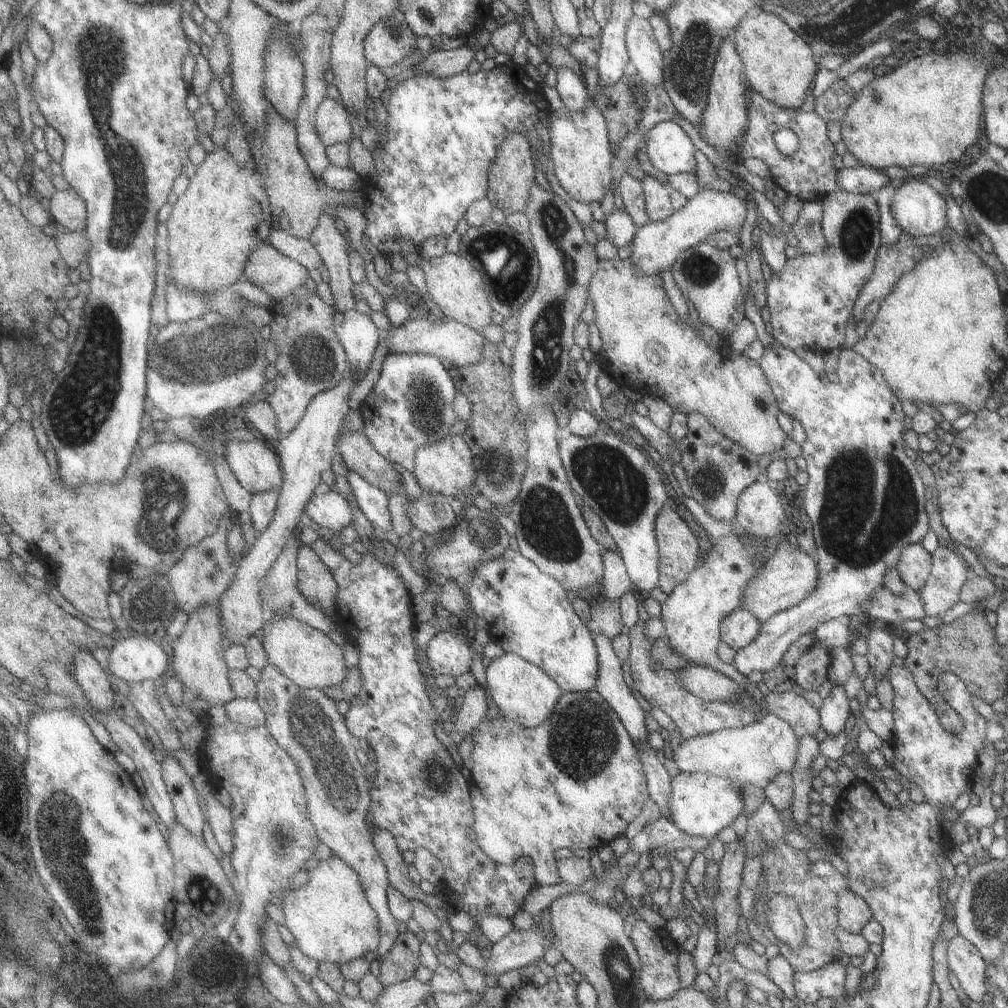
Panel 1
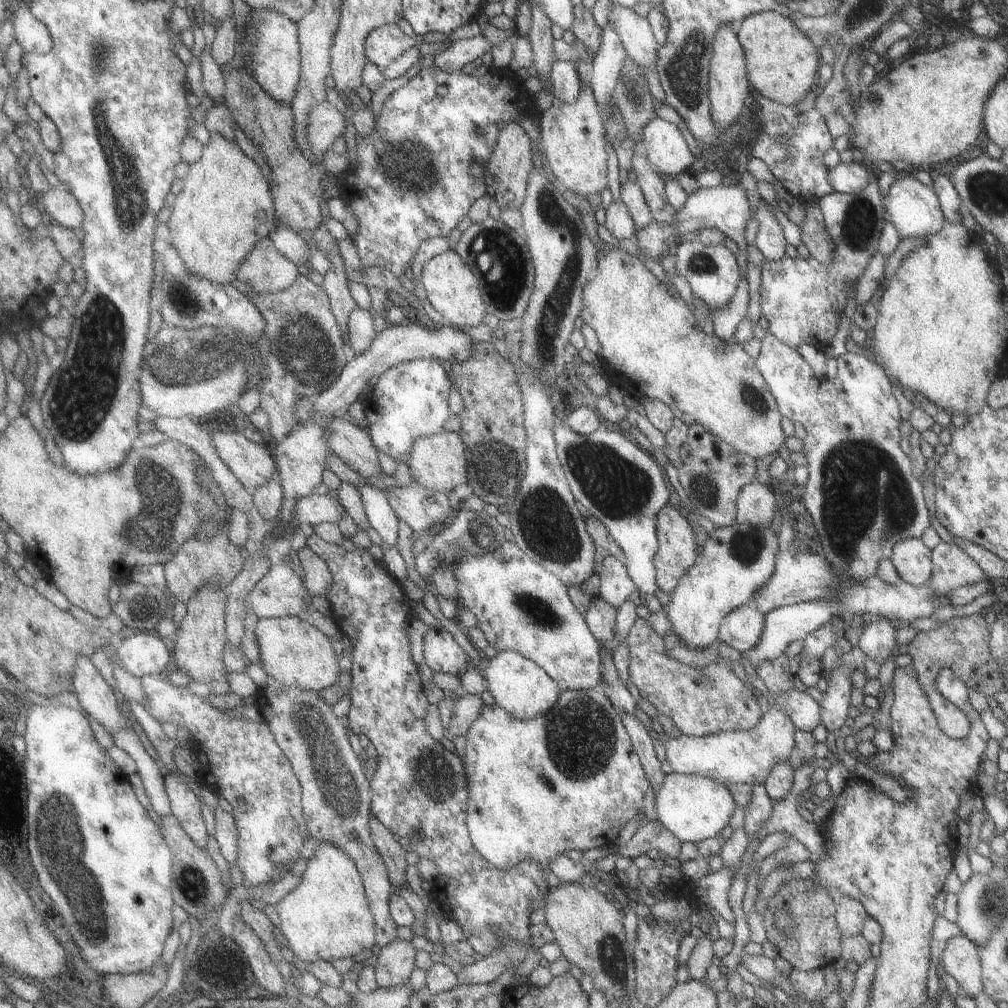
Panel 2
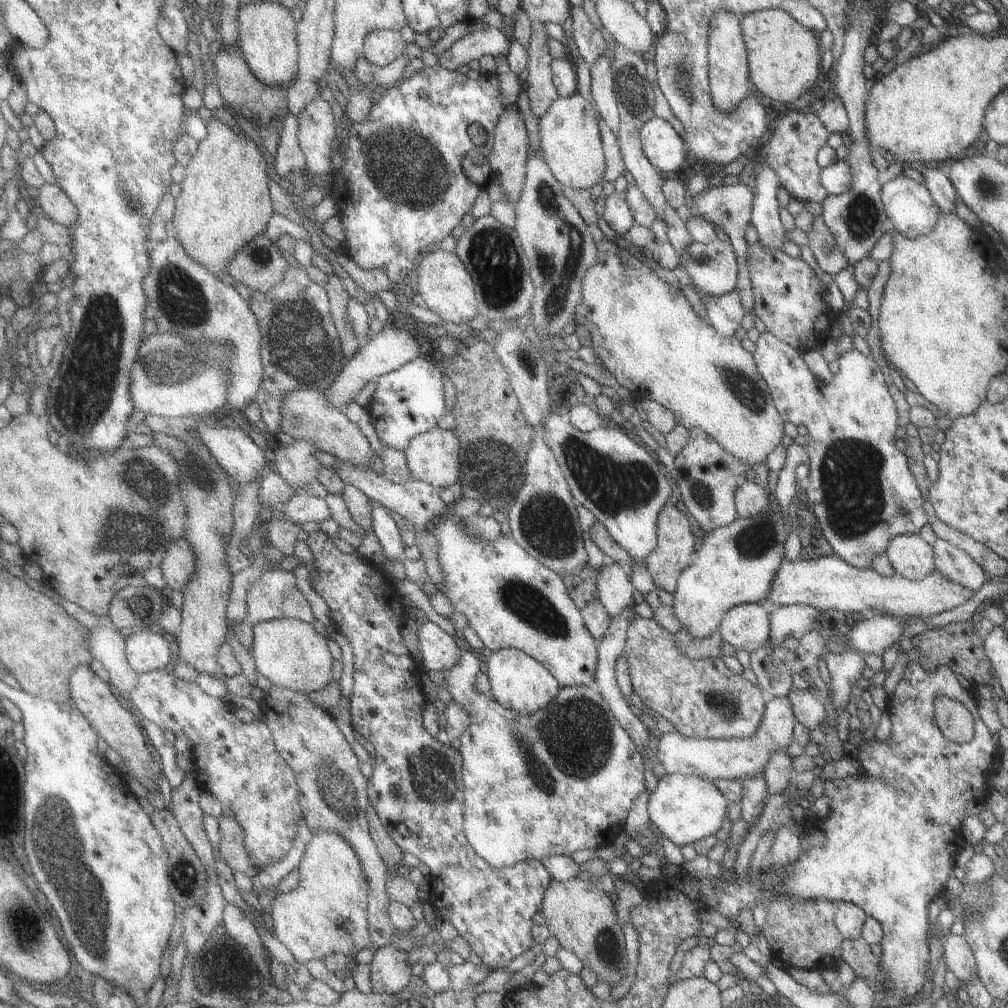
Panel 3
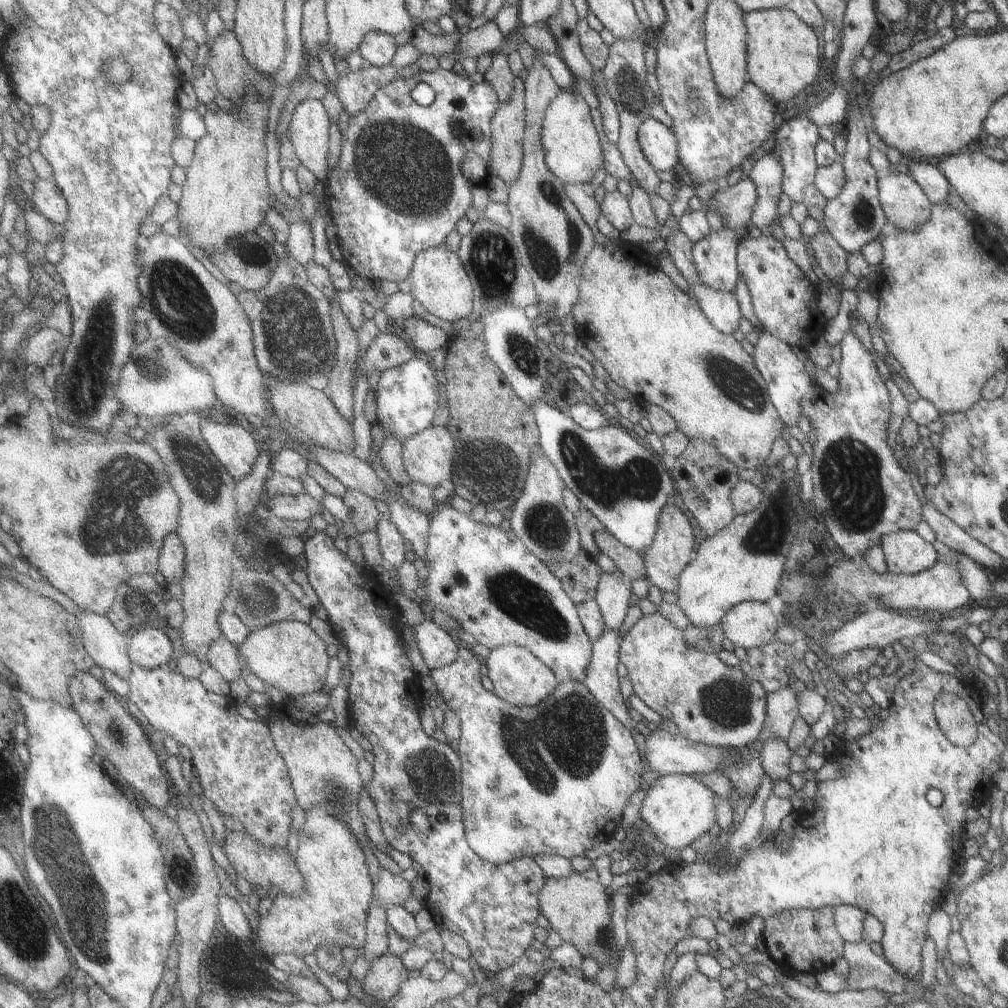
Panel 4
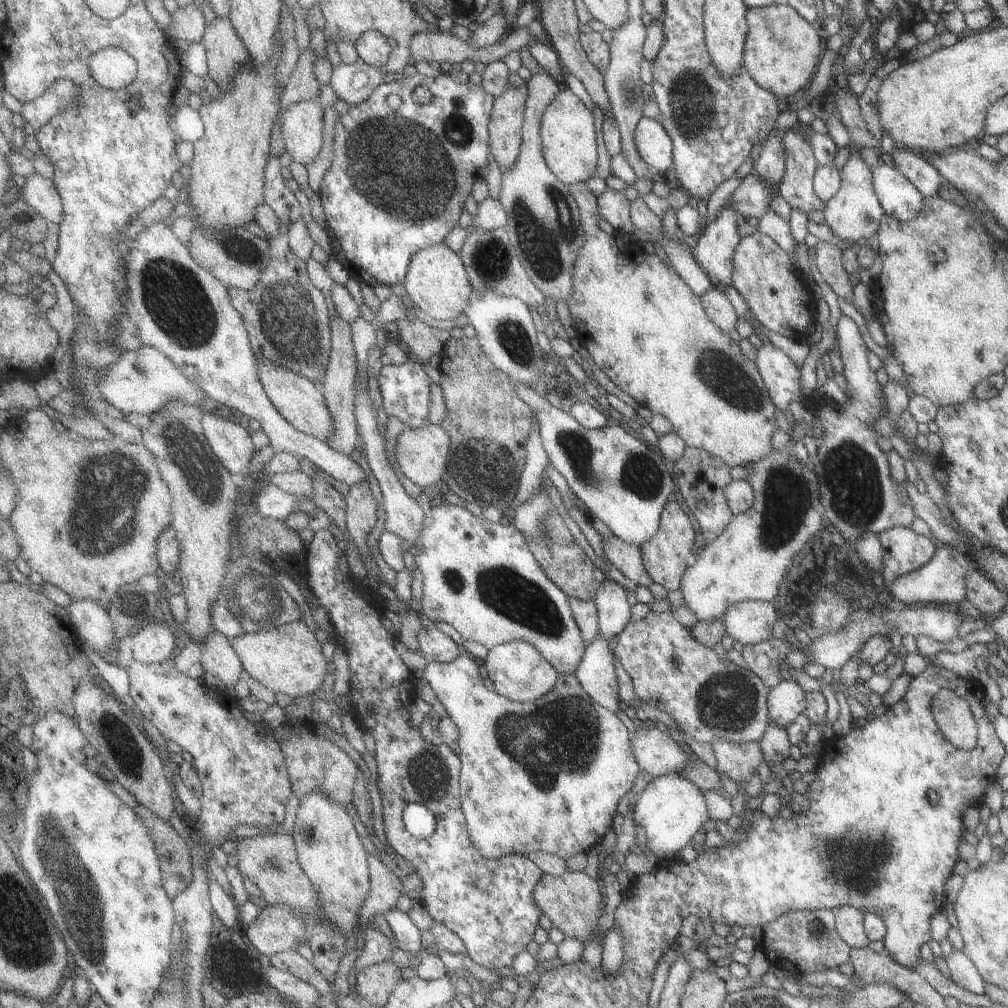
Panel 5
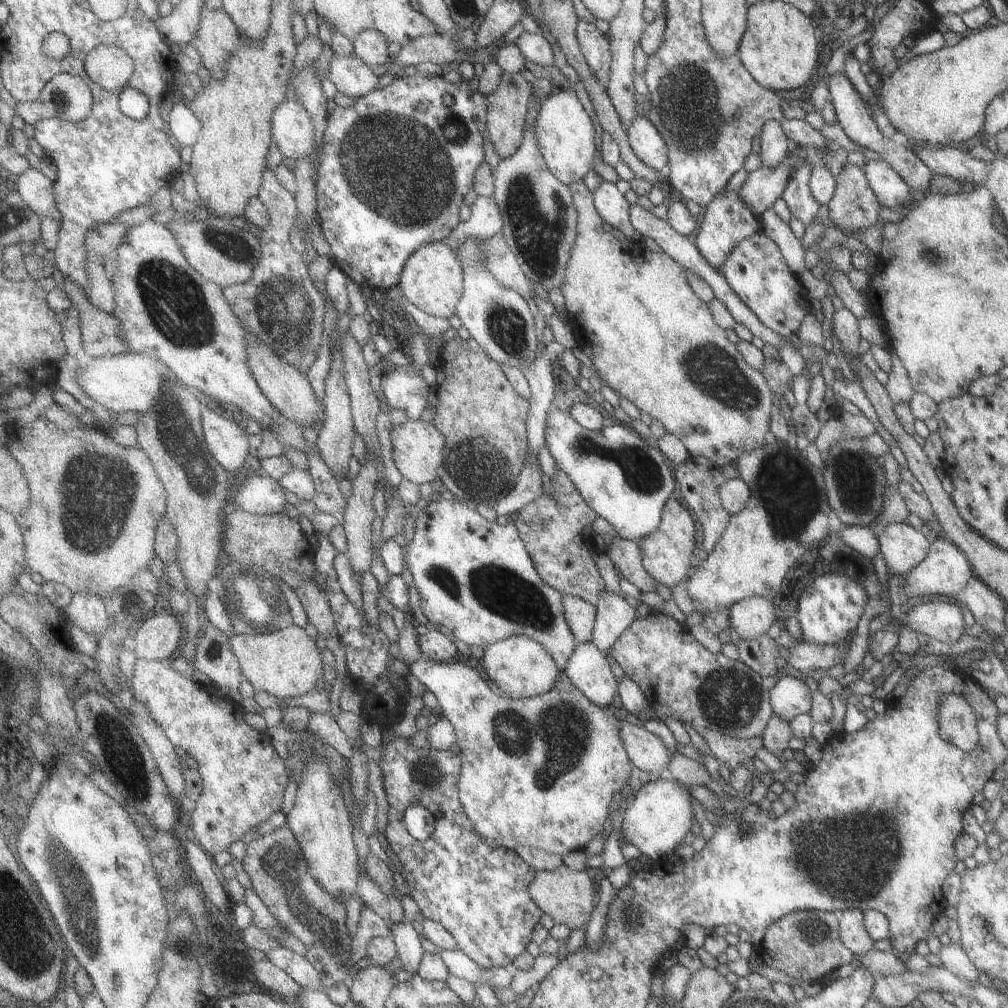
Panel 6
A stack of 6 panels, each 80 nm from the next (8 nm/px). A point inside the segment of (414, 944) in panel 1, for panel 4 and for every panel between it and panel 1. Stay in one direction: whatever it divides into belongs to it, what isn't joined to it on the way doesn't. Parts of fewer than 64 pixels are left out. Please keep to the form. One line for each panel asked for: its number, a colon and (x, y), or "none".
2: (395, 963)
3: (390, 970)
4: (387, 974)

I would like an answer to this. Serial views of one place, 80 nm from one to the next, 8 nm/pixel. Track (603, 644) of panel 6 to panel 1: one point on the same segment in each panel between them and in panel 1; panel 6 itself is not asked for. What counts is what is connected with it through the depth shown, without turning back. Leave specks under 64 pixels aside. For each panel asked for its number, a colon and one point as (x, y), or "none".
1: (614, 583)
2: (615, 587)
3: (614, 591)
4: (612, 595)
5: (612, 610)

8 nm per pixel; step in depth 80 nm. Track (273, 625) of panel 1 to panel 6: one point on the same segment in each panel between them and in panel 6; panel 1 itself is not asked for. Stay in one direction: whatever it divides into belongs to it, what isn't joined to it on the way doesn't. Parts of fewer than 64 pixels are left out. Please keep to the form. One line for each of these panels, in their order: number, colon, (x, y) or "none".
2: (293, 651)
3: (289, 652)
4: (289, 655)
5: (287, 659)
6: (287, 663)

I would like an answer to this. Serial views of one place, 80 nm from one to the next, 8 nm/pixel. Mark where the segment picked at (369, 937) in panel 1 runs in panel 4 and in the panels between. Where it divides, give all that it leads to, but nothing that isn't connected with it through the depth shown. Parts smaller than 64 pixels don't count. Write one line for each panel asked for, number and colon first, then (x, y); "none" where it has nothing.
2: (327, 916)
3: (327, 912)
4: (333, 909)

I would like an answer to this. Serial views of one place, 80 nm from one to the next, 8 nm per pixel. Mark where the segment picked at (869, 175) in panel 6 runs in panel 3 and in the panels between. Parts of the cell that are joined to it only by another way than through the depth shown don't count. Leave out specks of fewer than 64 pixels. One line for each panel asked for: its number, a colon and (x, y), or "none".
3: (910, 211)
4: (904, 204)
5: (898, 198)

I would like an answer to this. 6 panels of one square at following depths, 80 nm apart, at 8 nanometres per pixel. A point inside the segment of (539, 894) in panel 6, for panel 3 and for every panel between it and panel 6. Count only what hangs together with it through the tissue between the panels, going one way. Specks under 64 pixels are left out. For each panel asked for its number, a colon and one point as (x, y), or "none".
3: (578, 914)
4: (577, 909)
5: (571, 901)

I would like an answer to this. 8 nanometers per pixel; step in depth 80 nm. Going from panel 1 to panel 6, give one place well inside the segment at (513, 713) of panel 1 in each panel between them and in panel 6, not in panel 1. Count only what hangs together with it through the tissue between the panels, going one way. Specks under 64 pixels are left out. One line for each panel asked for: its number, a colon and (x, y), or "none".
2: (519, 686)
3: (518, 682)
4: (518, 677)
5: (517, 671)
6: (520, 667)

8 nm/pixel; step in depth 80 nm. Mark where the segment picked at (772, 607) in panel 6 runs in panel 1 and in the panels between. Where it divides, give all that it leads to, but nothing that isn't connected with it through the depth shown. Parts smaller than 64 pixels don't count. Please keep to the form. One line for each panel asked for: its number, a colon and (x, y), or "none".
1: (737, 629)
2: (740, 629)
3: (745, 627)
4: (748, 624)
5: (750, 621)

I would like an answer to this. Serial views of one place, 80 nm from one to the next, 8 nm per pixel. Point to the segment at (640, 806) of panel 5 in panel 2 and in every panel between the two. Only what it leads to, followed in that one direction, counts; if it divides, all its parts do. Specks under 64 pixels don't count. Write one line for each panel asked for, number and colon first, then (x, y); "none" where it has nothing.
2: (691, 808)
3: (683, 809)
4: (676, 808)

